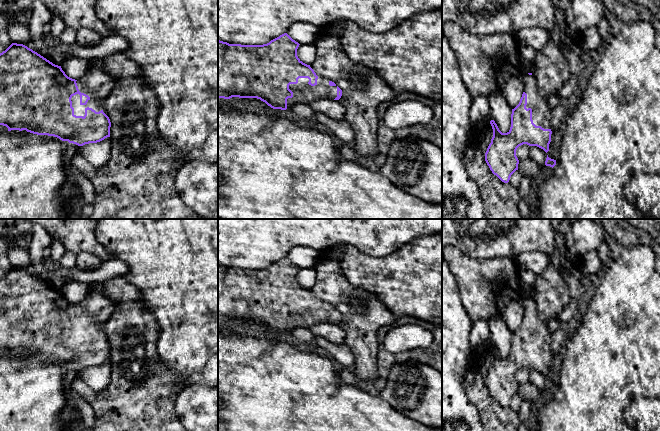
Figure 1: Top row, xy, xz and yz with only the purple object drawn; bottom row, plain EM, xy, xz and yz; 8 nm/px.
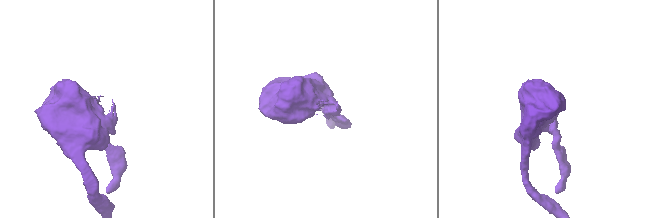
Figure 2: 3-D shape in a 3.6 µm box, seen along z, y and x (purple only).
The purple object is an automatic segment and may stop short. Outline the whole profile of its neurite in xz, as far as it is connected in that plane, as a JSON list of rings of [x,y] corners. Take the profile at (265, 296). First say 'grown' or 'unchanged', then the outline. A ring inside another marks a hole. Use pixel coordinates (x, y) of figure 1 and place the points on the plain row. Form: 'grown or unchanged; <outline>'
grown; [[[287,257],[263,269],[229,268],[218,264],[218,322],[257,322],[273,333],[286,334],[294,328],[310,329],[323,323],[339,324],[342,314],[317,300],[297,280],[299,267]]]

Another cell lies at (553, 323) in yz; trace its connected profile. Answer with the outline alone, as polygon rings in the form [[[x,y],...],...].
[[[553,315],[549,318],[547,323],[551,333],[554,333],[561,326],[558,318],[555,318]]]

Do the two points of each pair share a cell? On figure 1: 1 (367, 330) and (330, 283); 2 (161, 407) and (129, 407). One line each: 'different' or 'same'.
1: same
2: same

